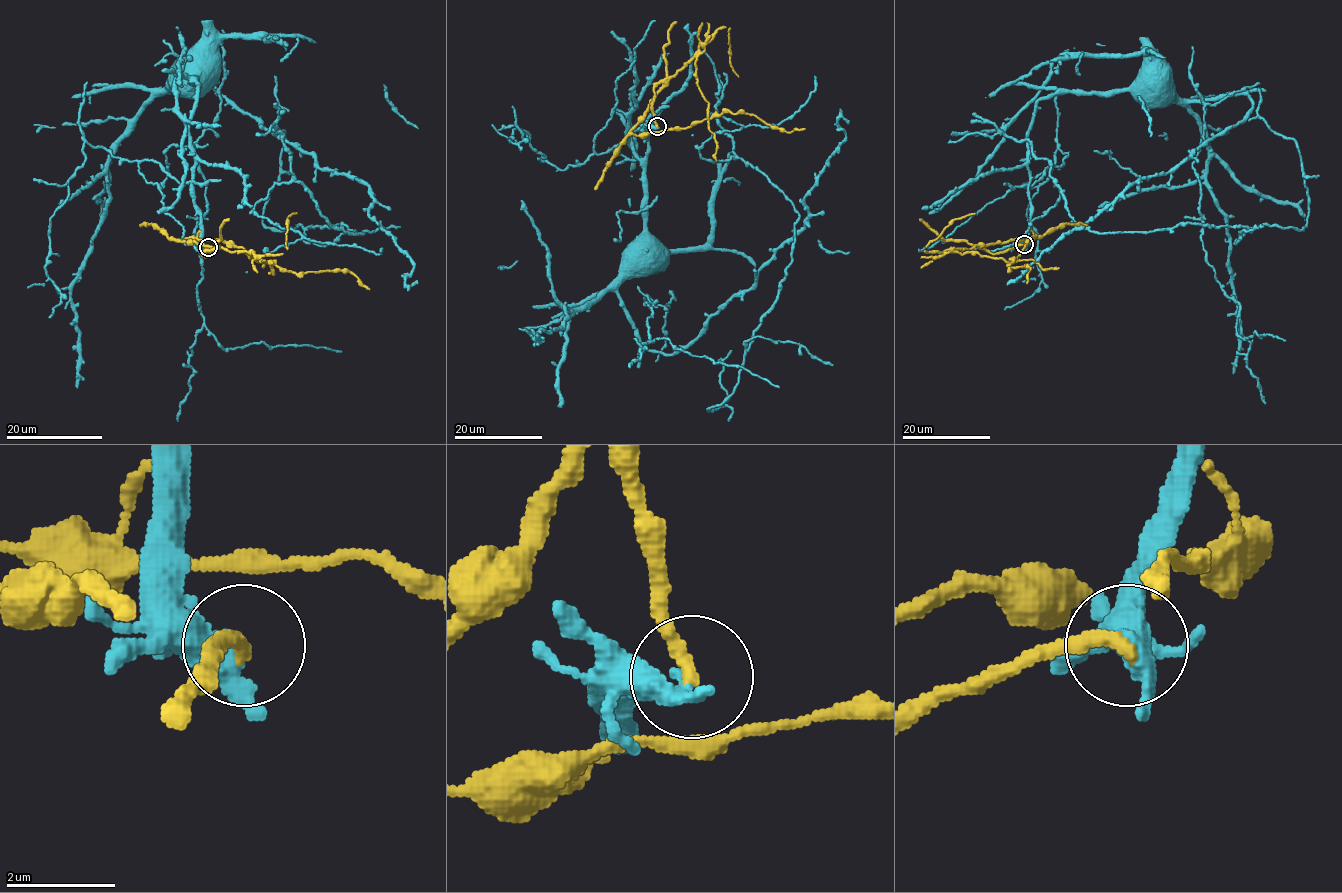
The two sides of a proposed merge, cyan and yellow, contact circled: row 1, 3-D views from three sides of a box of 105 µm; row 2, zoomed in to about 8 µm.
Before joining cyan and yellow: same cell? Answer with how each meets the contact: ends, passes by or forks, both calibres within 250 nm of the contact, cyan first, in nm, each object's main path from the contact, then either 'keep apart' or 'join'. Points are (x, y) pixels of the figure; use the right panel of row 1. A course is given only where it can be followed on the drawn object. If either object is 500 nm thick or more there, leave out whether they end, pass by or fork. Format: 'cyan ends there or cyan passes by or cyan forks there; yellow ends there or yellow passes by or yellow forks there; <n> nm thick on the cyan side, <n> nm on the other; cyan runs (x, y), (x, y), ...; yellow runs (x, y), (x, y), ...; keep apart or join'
cyan passes by; yellow ends there; 400 nm thick on the cyan side, 280 nm on the other; cyan runs (1025, 244), (1030, 211), (1027, 140), (1035, 105), (1040, 99), (1066, 92), (1130, 90), (1141, 97); yellow runs (1025, 244), (998, 253), (979, 245), (954, 251), (1012, 263), (1016, 258), (1010, 268), (1028, 266), (1027, 284); keep apart

